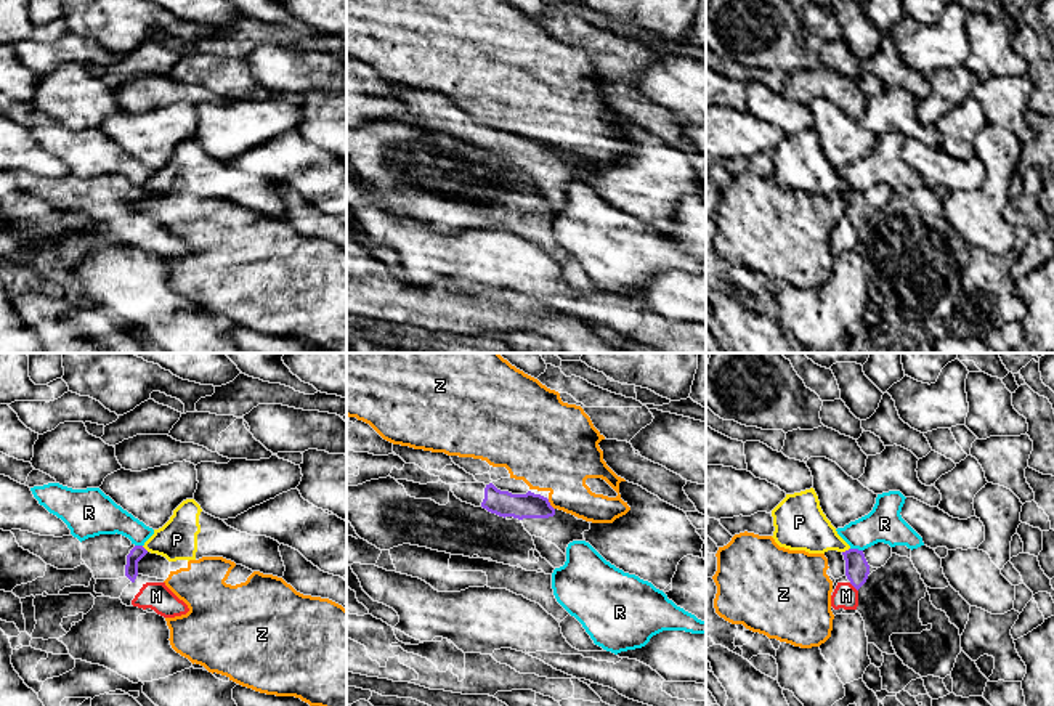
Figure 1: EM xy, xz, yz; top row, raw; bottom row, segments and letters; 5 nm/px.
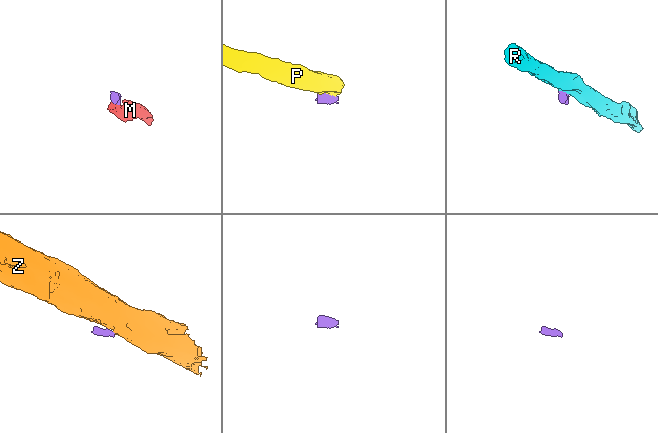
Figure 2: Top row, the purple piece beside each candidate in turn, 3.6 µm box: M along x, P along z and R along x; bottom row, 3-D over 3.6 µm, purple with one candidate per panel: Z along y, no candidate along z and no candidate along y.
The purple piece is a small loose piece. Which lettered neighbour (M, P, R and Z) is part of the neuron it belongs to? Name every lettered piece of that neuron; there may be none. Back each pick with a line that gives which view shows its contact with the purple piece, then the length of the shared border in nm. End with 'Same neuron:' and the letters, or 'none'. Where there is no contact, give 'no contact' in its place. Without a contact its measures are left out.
M: contact in yz; length 60 nm
Same neuron: M

